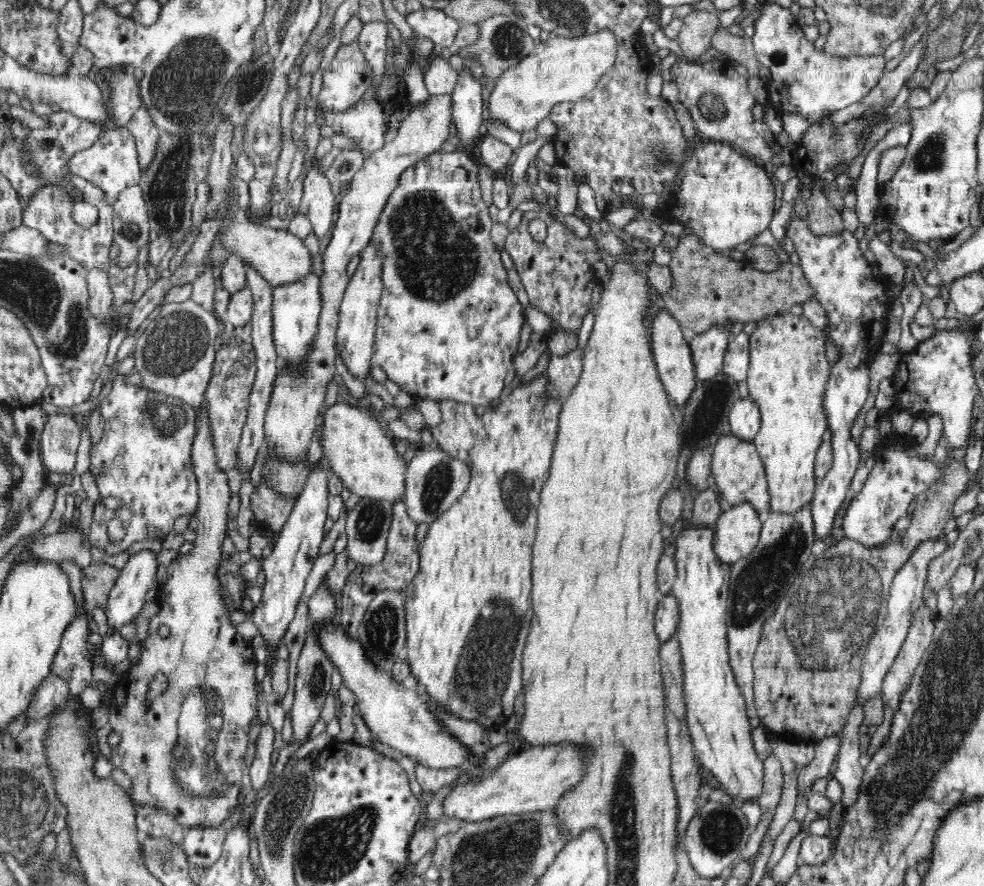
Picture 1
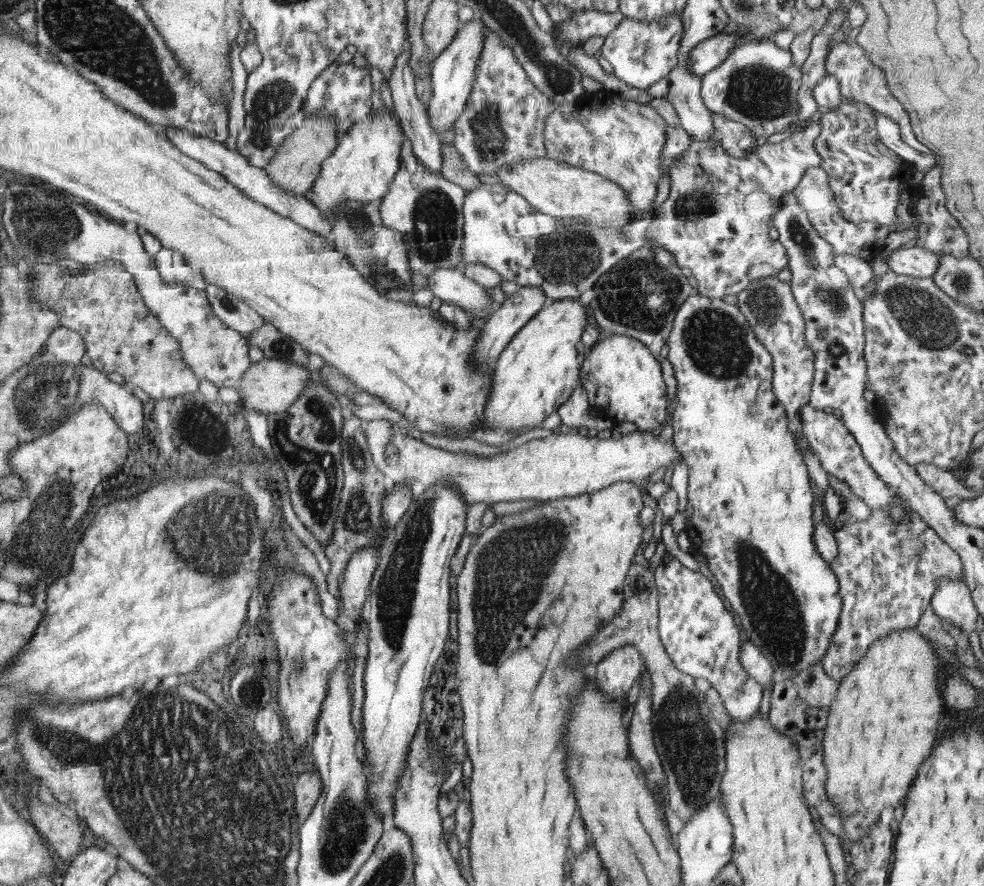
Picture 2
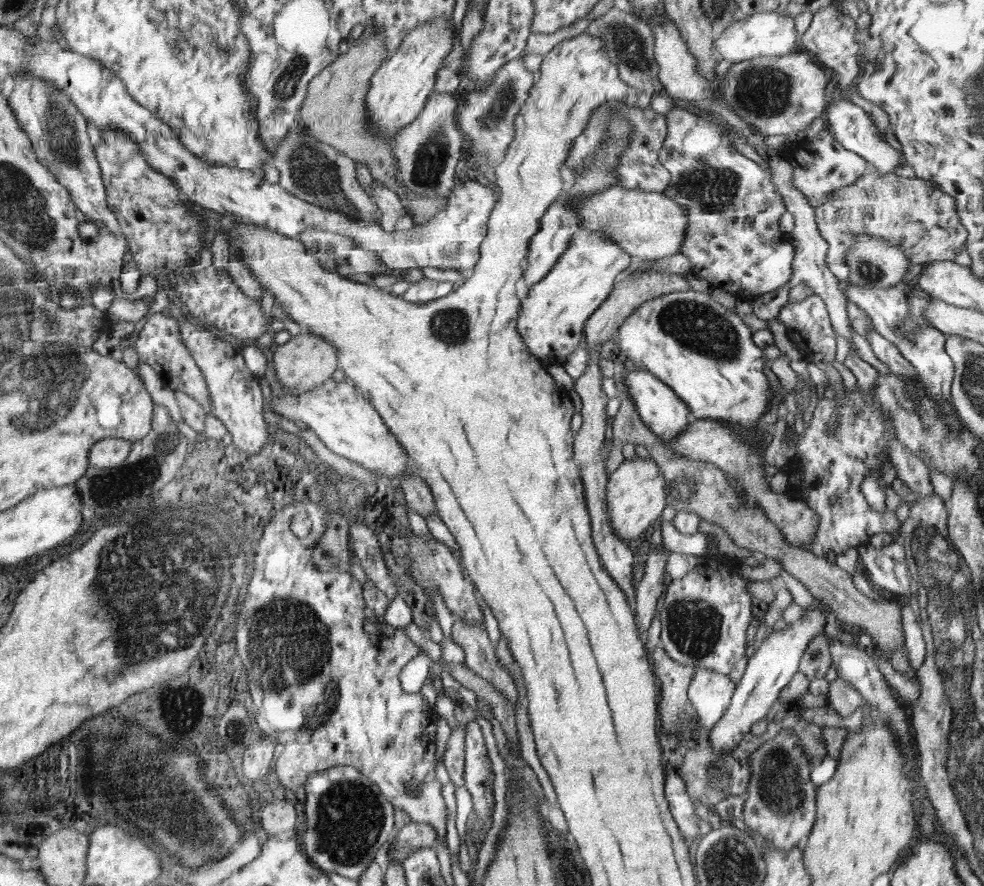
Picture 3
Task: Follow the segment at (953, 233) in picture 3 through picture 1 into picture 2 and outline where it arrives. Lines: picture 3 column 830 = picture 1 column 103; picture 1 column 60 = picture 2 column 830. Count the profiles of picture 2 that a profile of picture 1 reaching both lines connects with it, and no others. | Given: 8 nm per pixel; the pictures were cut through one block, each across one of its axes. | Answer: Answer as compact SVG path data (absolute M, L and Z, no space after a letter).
M822 167L809 168L793 193L800 208L803 208L808 215L812 226L826 242L832 245L834 256L851 254L865 261L877 260L879 258L879 255L884 250L884 244L886 244L890 228L879 222L846 220L843 214L841 214L841 210L838 204L836 204L835 196L831 191L828 173Z

